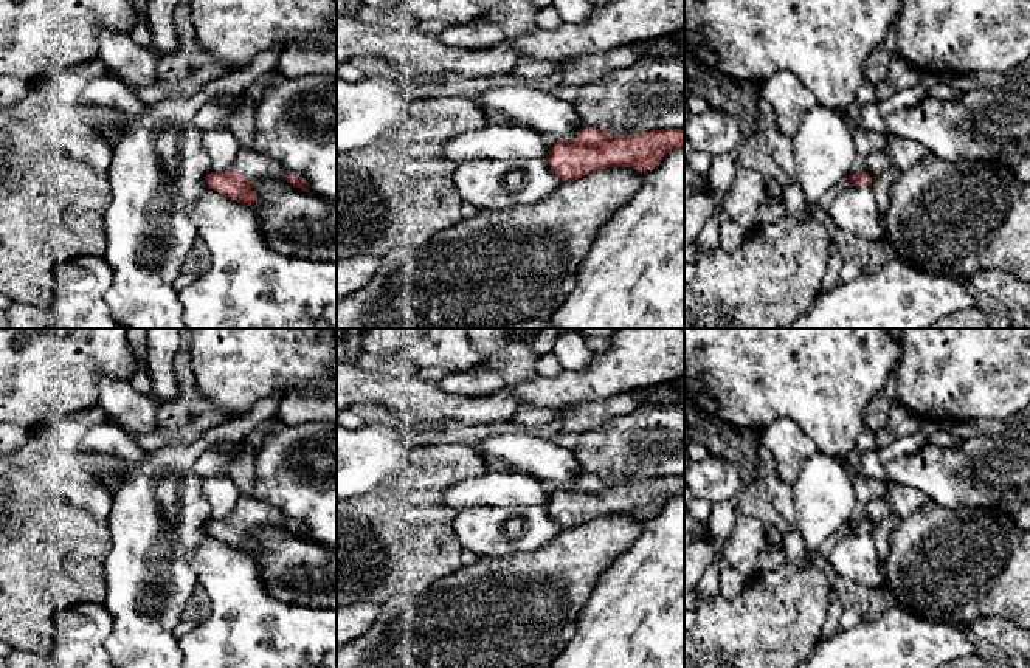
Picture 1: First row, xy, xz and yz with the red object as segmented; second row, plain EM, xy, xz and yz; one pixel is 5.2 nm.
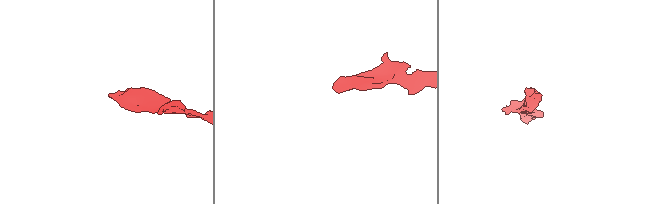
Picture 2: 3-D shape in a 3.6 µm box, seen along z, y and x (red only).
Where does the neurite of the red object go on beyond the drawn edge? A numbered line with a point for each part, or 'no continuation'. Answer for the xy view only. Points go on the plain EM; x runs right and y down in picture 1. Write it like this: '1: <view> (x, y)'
1: xy (253, 512)

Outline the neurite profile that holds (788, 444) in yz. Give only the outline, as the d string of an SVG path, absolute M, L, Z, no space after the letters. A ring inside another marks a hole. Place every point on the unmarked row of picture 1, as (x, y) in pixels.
M779 418L759 432L759 443L771 451L779 477L793 485L800 463L817 453L813 440L791 418Z

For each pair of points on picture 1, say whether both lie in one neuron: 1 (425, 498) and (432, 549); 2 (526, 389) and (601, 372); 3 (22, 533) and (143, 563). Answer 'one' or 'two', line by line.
1: one
2: one
3: two

